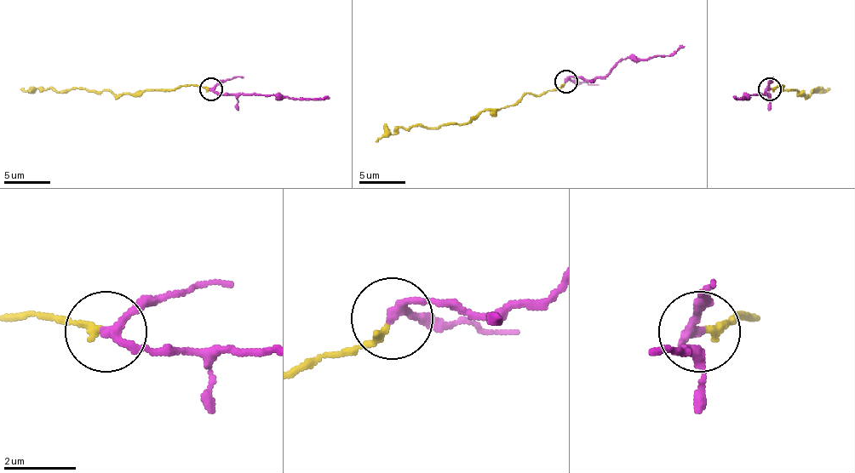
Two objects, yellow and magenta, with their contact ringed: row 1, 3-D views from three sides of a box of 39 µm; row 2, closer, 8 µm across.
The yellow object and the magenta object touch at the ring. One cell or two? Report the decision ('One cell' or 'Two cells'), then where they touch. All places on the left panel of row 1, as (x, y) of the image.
Two cells. Place: (210, 89)

